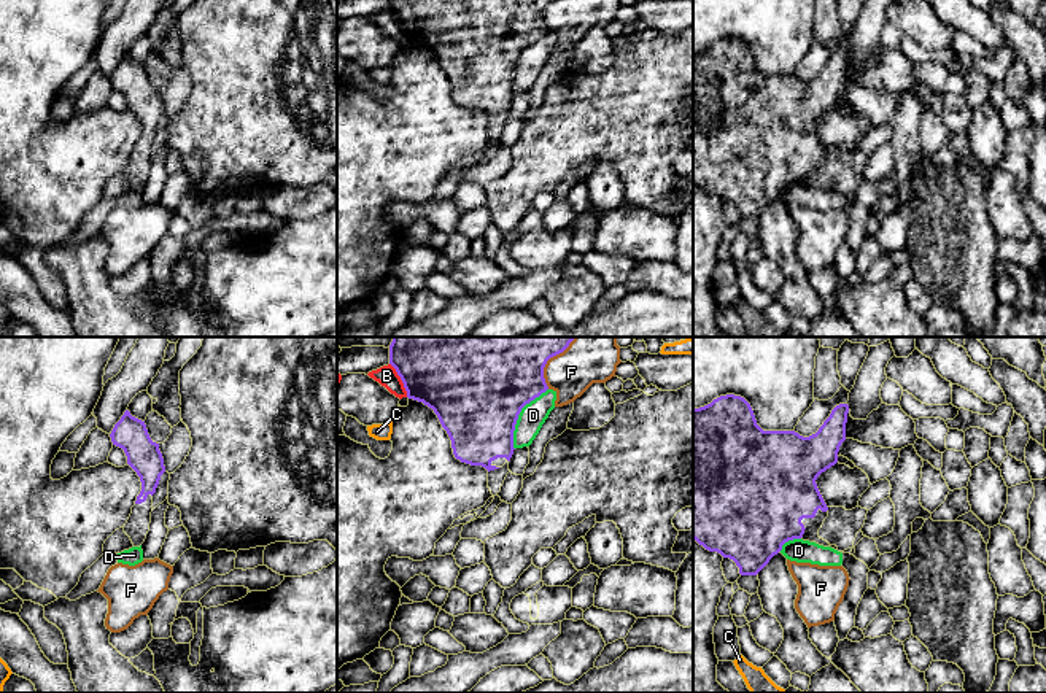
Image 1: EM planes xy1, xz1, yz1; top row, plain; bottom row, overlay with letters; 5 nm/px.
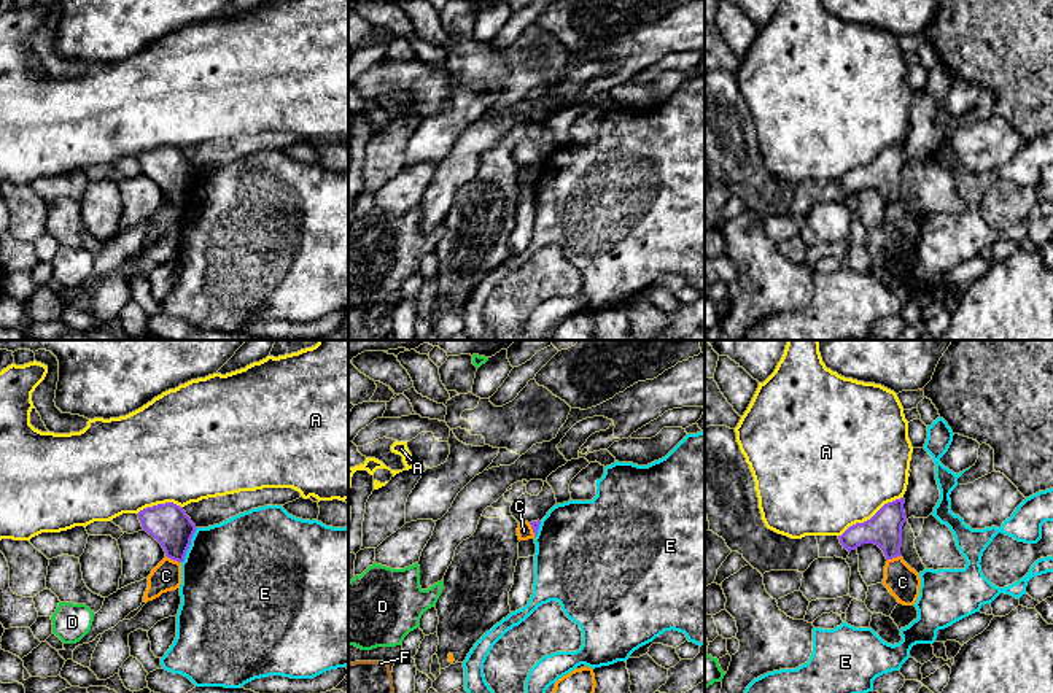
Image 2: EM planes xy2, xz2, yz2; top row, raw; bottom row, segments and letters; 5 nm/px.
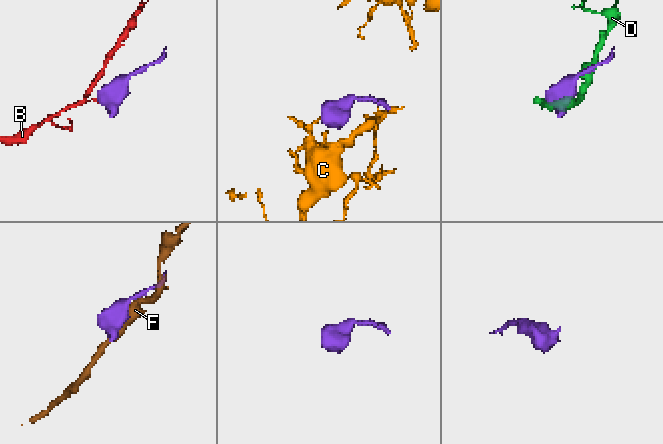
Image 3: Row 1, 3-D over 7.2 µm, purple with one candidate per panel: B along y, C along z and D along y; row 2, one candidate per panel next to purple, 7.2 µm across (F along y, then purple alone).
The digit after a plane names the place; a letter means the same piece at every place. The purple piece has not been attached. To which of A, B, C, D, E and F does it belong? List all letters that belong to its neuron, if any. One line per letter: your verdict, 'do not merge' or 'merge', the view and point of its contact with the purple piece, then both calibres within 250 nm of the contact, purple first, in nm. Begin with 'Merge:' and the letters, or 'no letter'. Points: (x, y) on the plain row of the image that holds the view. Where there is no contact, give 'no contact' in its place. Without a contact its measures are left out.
Merge: no letter
A: do not merge; meets purple in yz2 at (872, 161); 180 nm thick on the purple side, 480 nm on the other
B: do not merge; meets purple in xz1 at (401, 23); 300 nm thick on the purple side, 110 nm on the other
C: do not merge; meets purple in xy2 at (174, 204); 200 nm thick on the purple side, 150 nm on the other
D: do not merge; meets purple in xz1 at (517, 61); 440 nm thick on the purple side, 140 nm on the other
E: do not merge; meets purple in xy2 at (190, 188); 200 nm thick on the purple side, 500 nm on the other
F: do not merge; meets purple in xz1 at (542, 16); 320 nm thick on the purple side, 200 nm on the other

